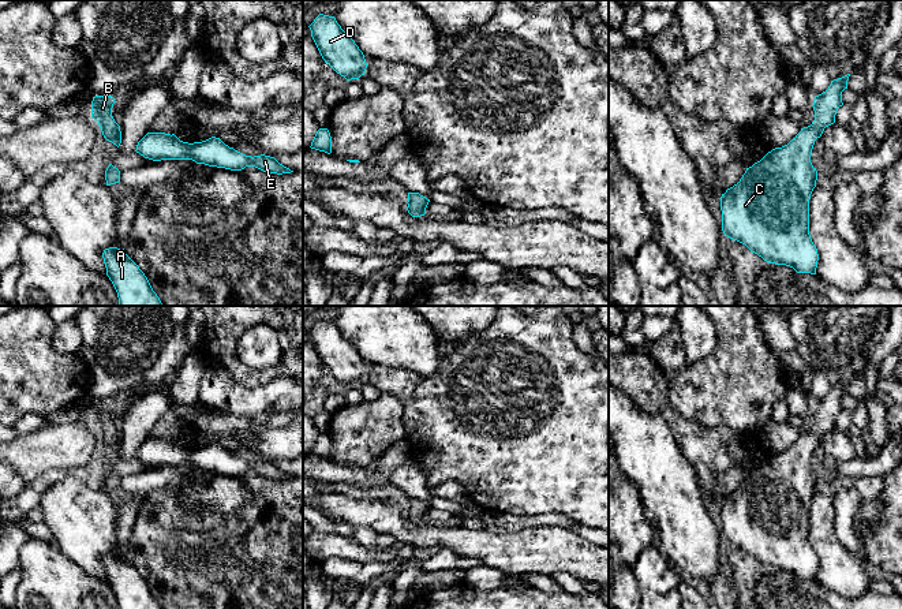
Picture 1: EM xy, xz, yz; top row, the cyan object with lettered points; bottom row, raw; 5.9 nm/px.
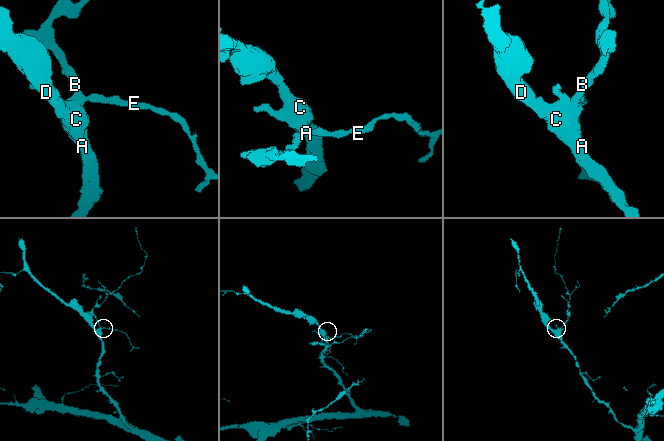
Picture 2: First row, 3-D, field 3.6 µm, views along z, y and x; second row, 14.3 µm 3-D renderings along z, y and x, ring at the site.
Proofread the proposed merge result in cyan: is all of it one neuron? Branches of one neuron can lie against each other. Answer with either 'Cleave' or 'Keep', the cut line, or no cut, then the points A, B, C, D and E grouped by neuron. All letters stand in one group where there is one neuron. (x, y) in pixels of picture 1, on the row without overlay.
Keep. No split. Groups: A B C D E

